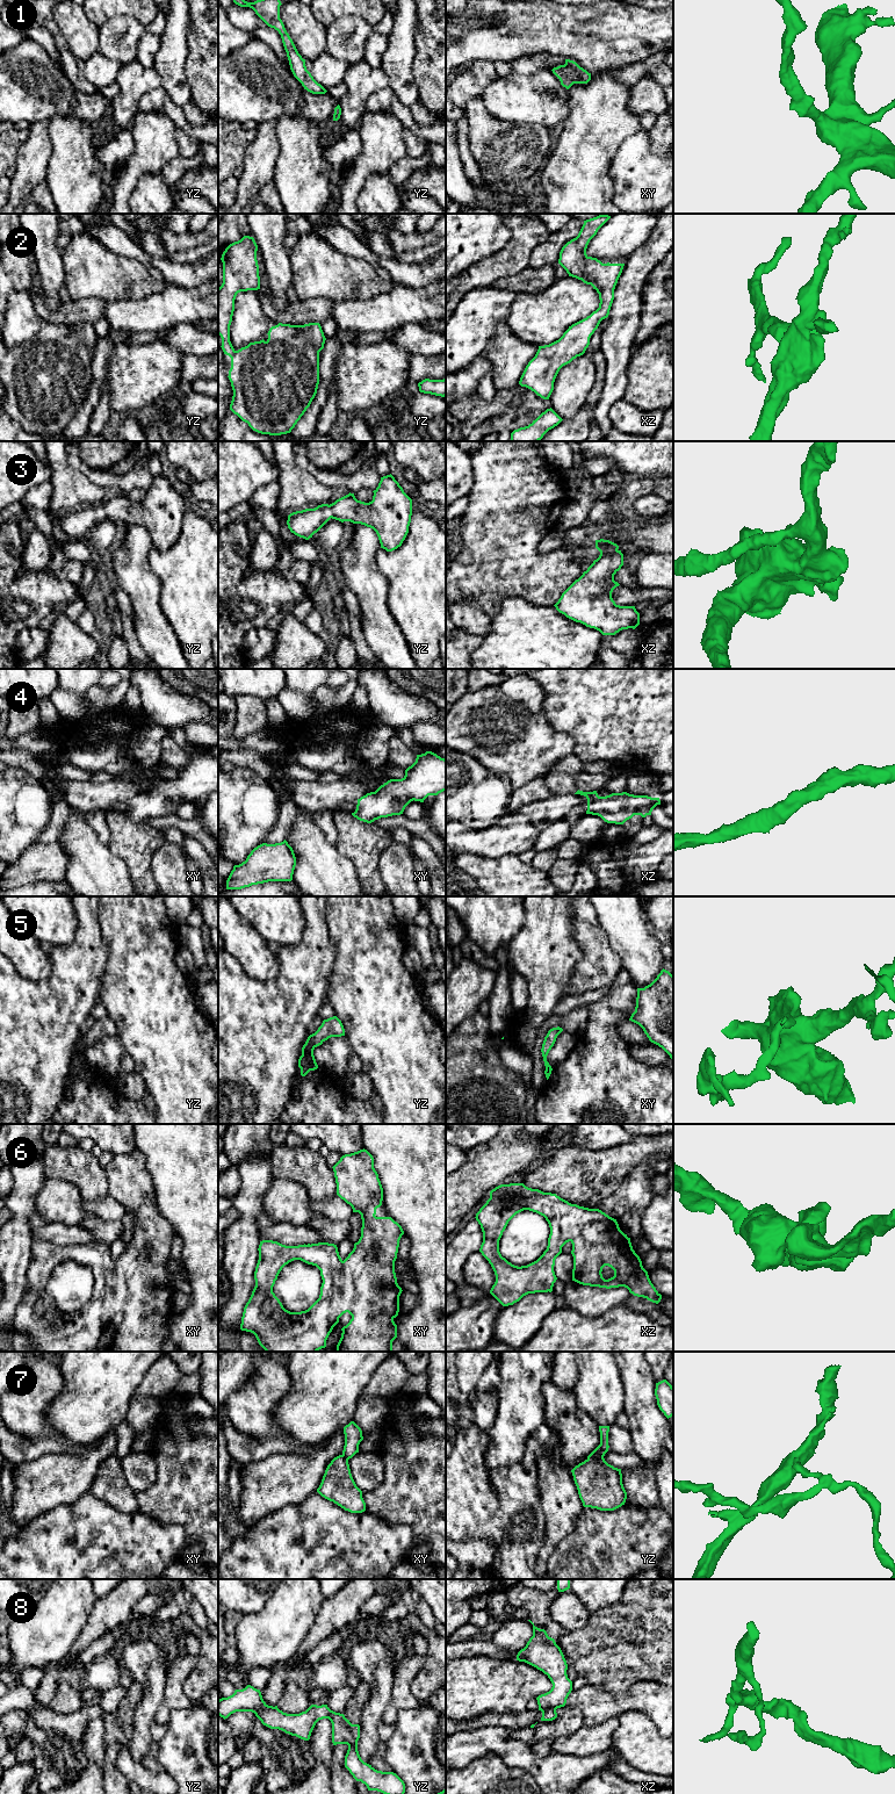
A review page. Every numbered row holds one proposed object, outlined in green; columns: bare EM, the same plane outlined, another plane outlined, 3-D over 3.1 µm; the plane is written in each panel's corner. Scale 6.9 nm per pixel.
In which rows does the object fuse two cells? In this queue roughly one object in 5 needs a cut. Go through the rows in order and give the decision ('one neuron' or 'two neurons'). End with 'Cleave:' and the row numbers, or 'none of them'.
1: one neuron
2: one neuron
3: one neuron
4: one neuron
5: one neuron
6: one neuron
7: two neurons
8: one neuron
Cleave: 7

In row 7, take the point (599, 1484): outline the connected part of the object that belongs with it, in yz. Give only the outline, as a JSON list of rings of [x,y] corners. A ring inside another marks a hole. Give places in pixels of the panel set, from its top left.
[[[604,1457],[587,1458],[571,1472],[584,1507],[614,1511],[625,1505],[627,1492],[621,1469],[608,1464]]]

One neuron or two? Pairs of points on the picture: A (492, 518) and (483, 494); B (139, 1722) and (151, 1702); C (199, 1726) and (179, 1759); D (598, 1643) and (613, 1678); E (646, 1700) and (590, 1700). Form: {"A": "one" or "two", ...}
{"A": "one", "B": "one", "C": "one", "D": "one", "E": "one"}

